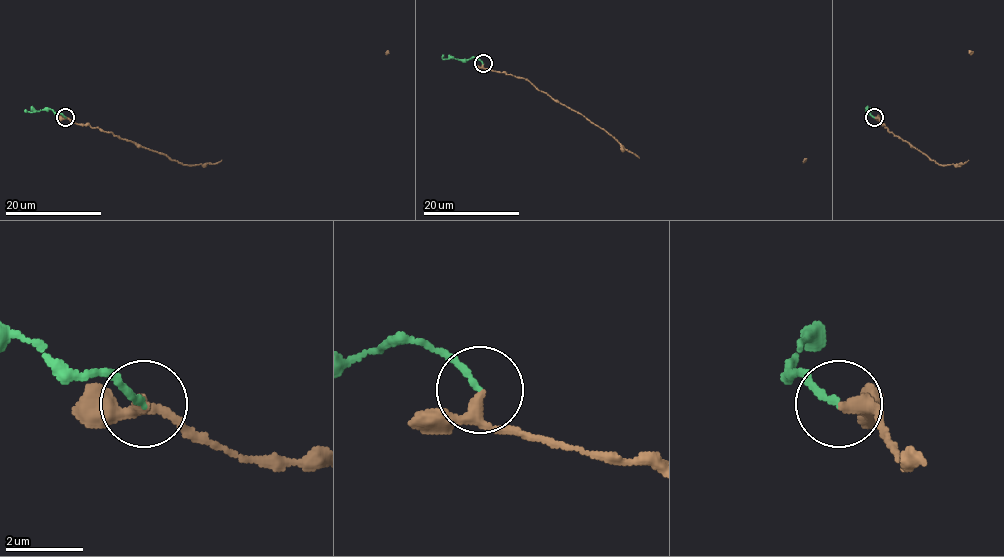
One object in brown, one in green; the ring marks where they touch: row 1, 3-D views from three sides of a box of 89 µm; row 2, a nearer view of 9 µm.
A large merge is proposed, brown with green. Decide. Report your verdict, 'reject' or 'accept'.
accept

